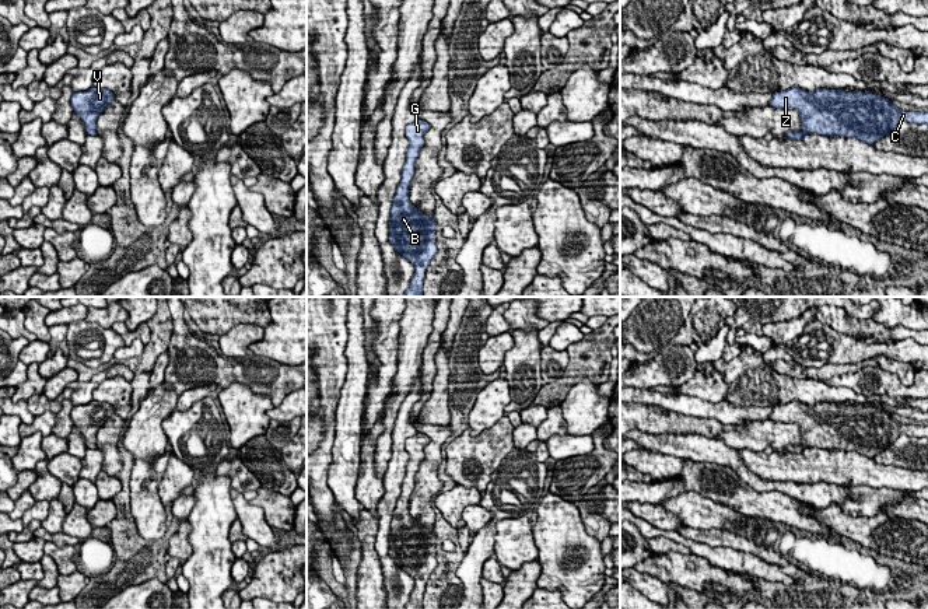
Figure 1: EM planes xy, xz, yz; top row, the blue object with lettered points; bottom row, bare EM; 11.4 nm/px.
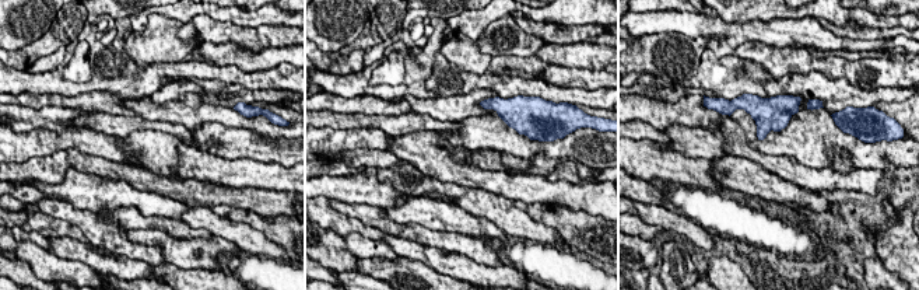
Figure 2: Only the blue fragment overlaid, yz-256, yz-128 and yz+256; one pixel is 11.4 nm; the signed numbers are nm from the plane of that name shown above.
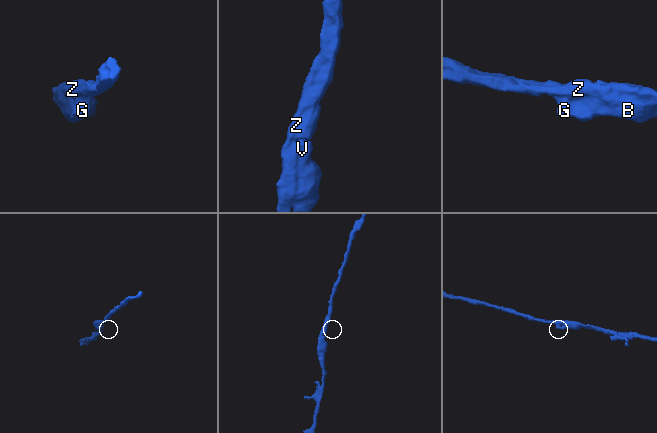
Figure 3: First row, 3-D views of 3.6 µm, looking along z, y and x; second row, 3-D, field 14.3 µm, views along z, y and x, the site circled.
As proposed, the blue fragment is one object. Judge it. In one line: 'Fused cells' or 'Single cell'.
Single cell

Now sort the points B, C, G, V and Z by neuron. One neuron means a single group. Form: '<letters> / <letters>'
B C G V Z

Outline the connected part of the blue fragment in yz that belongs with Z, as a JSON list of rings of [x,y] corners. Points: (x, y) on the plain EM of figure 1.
[[[792,400],[781,406],[774,406],[770,420],[778,423],[796,421],[801,431],[802,445],[788,445],[789,454],[803,454],[808,448],[822,449],[844,449],[858,452],[873,459],[878,454],[887,449],[900,434],[907,434],[915,438],[928,438],[928,426],[907,424],[896,421],[892,414],[872,406],[843,405],[817,402],[812,406]]]

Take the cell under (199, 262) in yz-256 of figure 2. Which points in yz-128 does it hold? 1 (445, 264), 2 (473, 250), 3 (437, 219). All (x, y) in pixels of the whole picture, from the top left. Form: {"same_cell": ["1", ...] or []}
{"same_cell": ["2"]}

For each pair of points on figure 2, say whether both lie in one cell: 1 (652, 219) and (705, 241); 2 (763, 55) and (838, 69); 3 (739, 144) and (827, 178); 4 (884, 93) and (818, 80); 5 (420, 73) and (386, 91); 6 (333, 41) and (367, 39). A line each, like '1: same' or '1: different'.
1: same
2: same
3: same
4: same
5: same
6: same

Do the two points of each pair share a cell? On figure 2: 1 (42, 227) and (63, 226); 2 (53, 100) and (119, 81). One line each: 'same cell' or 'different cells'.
1: same cell
2: different cells

